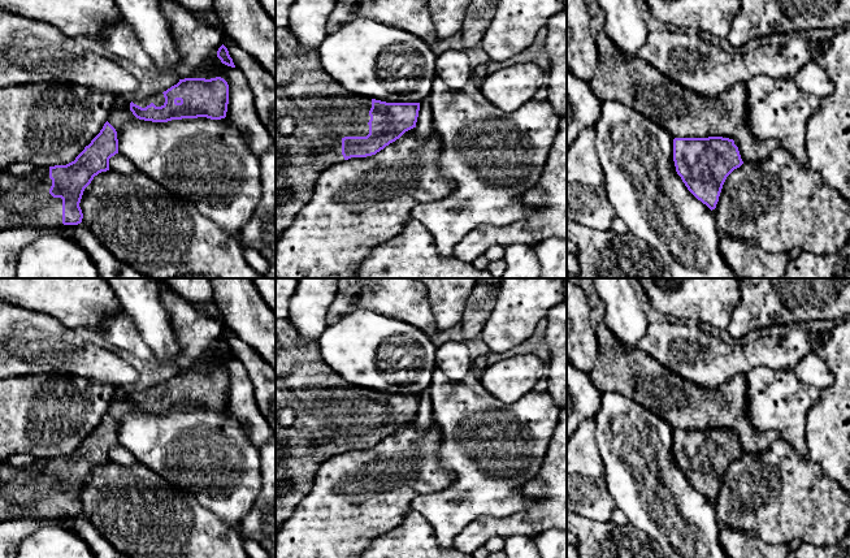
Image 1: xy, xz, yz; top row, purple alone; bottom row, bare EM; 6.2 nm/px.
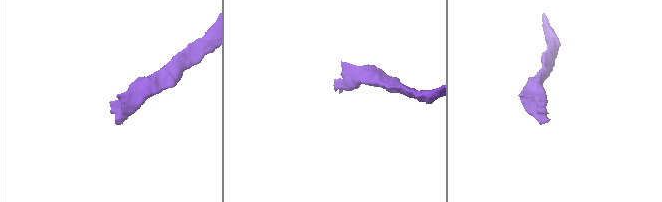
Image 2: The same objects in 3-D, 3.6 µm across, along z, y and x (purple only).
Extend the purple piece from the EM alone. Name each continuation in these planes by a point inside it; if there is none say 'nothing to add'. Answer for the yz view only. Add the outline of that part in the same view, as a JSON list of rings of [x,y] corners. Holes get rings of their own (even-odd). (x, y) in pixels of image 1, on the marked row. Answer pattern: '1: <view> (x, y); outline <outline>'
nothing to add

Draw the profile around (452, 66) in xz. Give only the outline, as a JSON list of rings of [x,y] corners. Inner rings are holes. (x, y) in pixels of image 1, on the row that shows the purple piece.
[[[448,49],[437,56],[435,77],[452,90],[470,83],[472,70],[465,51]]]

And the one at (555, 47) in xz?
[[[567,12],[554,14],[547,22],[546,55],[550,60],[547,70],[547,100],[561,118],[567,116]]]

